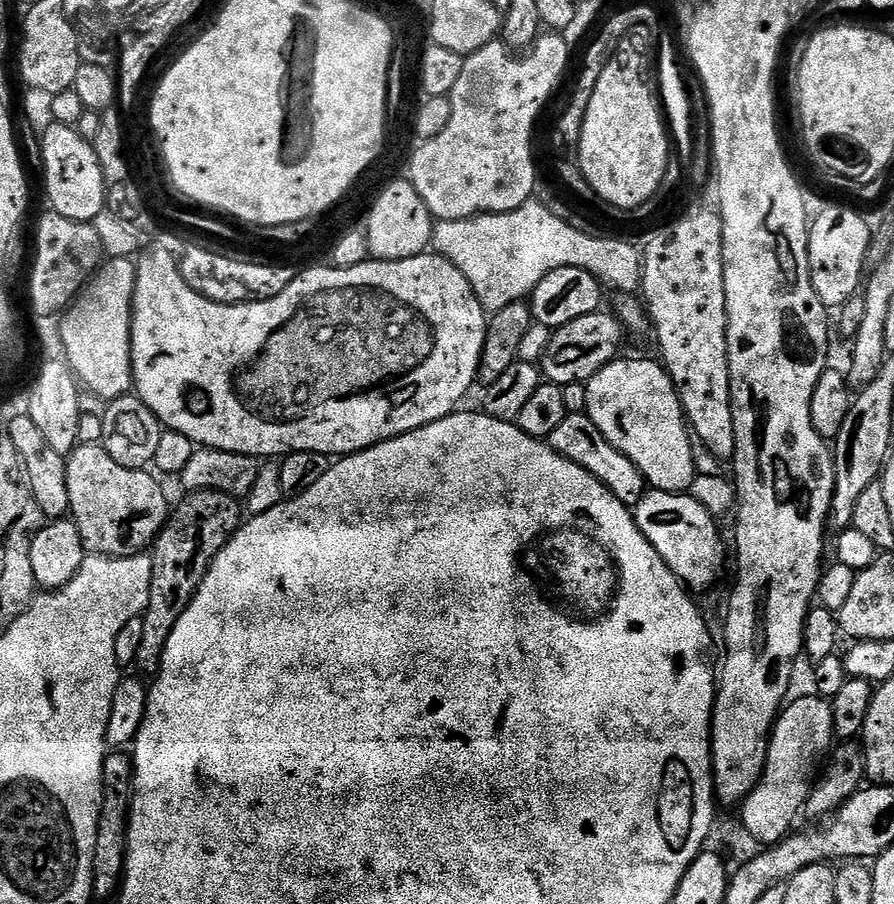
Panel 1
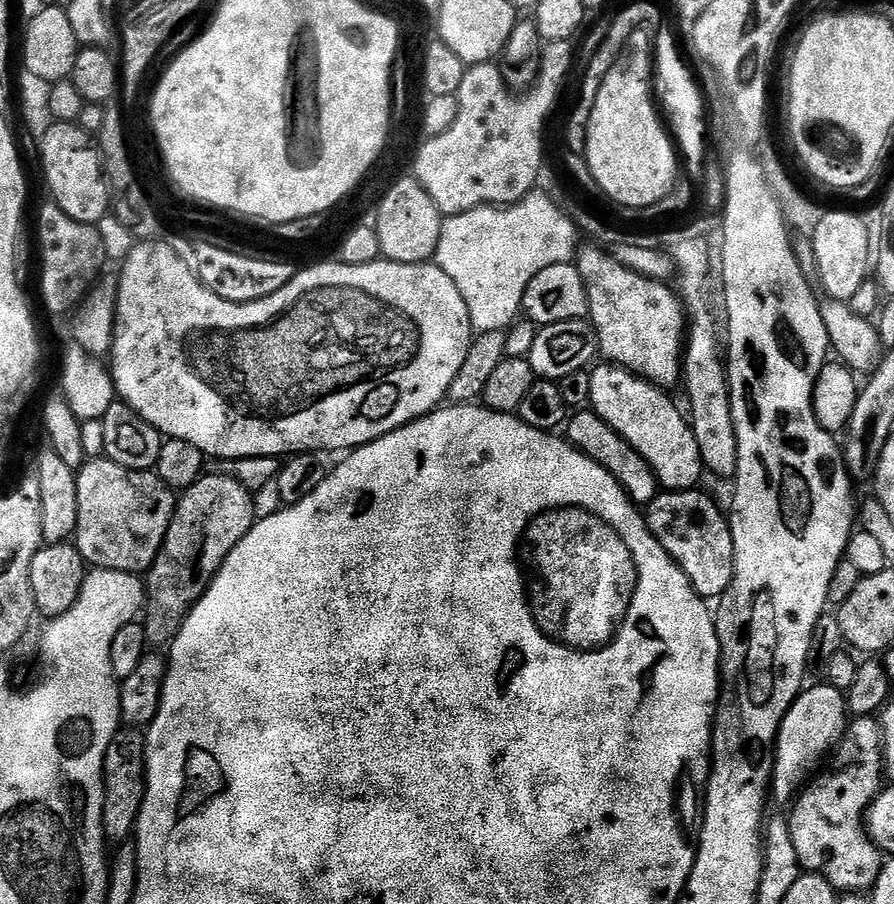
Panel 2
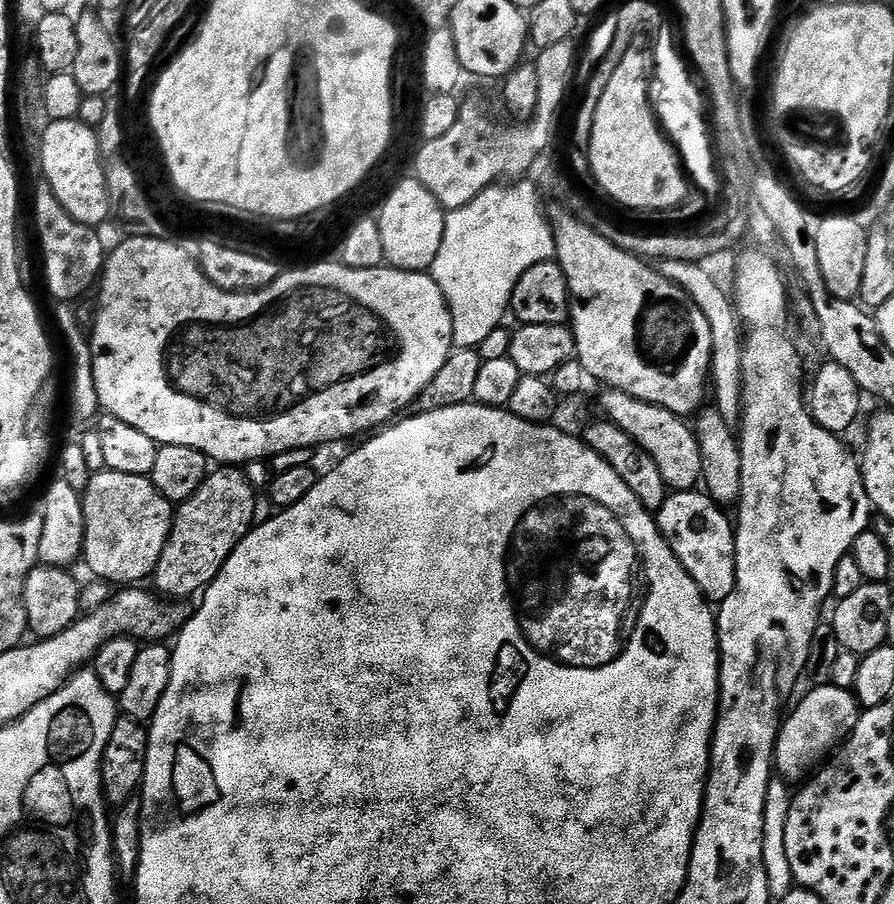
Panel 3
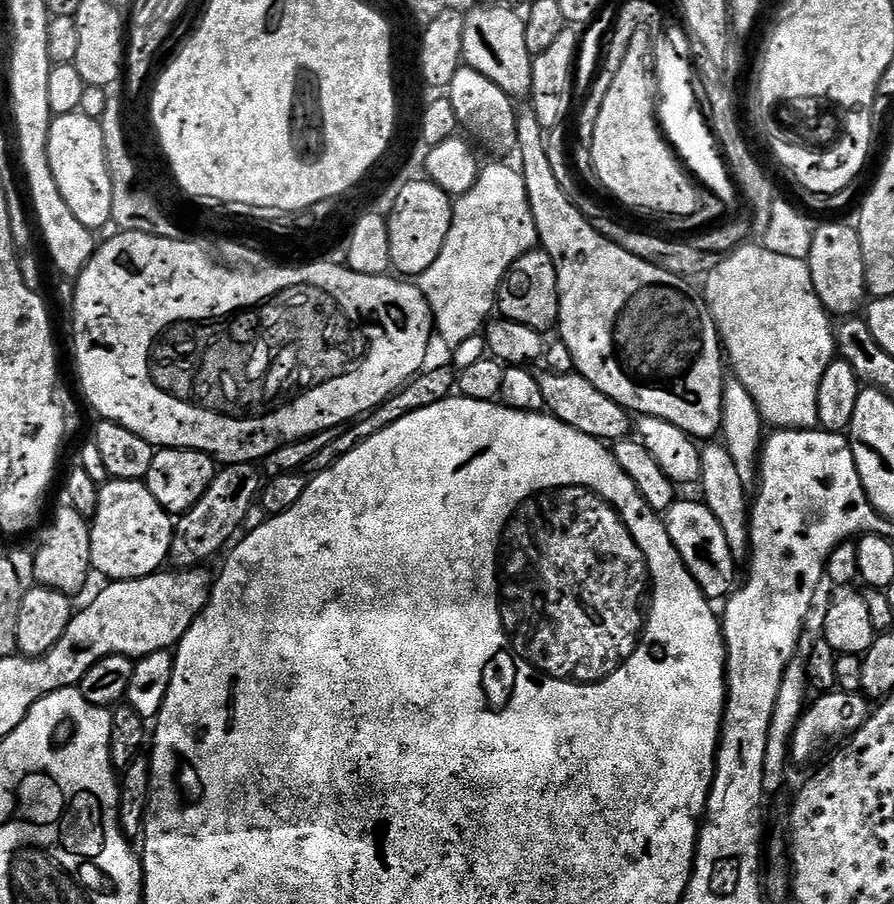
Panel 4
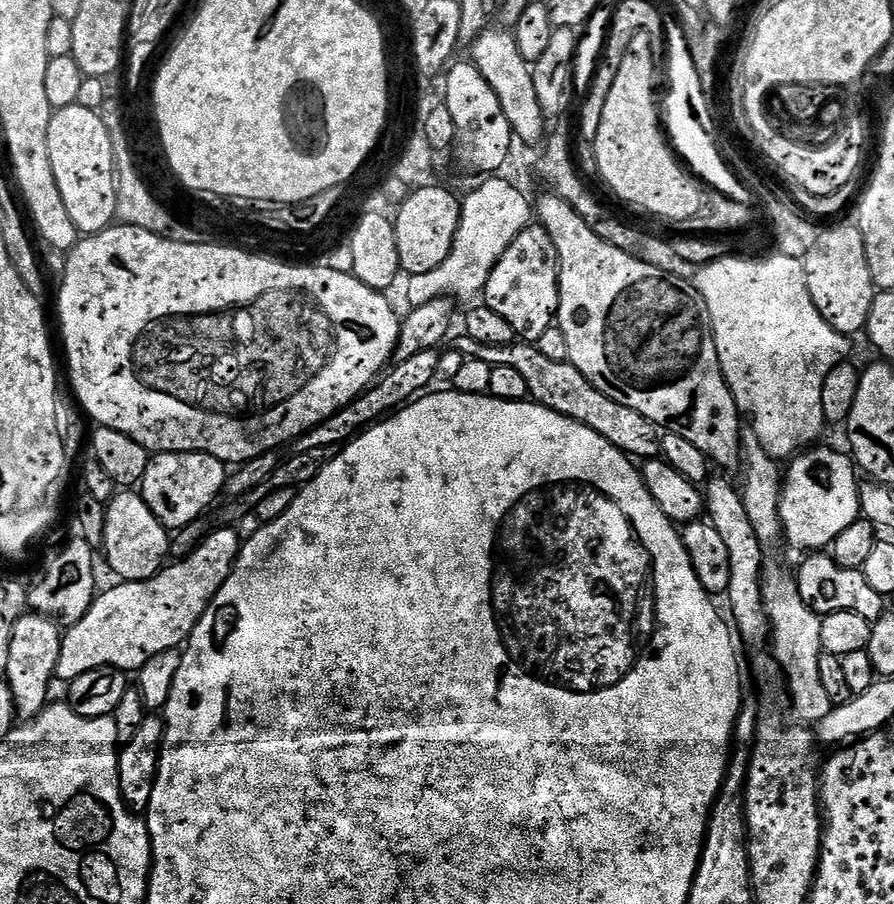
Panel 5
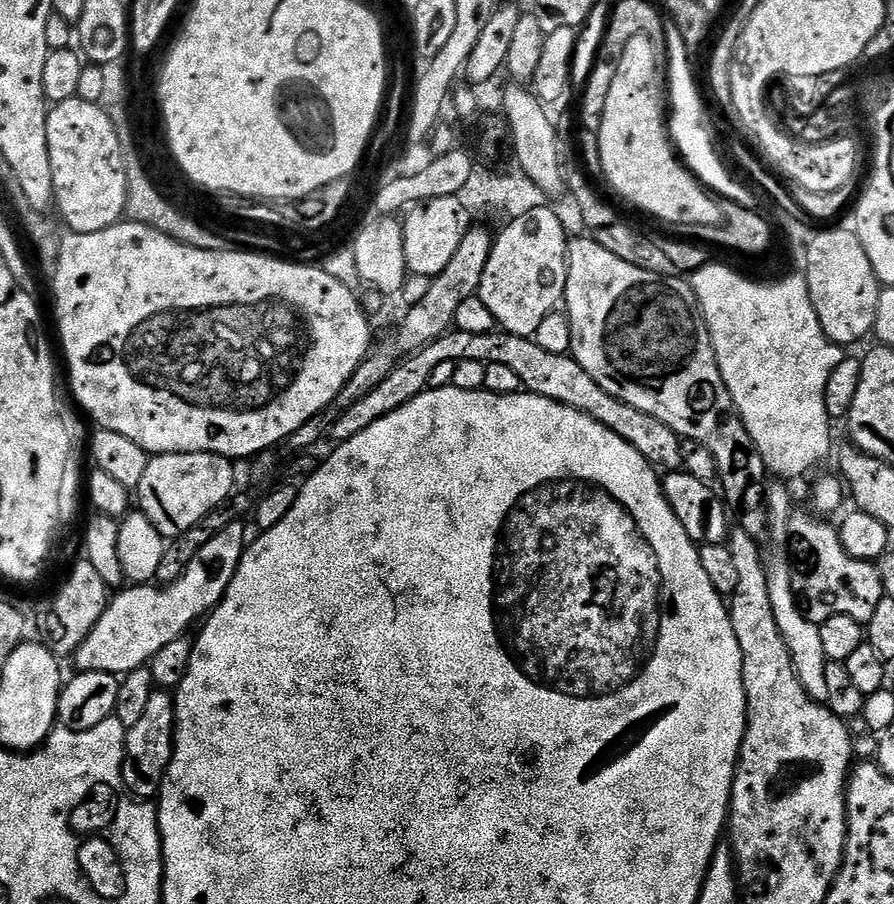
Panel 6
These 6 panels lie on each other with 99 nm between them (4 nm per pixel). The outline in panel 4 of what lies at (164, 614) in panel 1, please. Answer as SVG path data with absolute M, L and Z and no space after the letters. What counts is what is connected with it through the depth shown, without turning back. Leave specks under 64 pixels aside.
M253 463L221 467L206 494L177 519L169 555L171 561L175 561L179 569L188 570L216 555L236 532L239 533L247 510L257 501L261 490L262 474Z

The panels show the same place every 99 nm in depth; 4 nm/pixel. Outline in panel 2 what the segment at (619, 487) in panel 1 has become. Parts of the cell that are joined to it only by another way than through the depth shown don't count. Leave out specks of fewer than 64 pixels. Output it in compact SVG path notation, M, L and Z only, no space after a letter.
M573 411L566 421L567 428L568 443L574 445L579 452L586 454L594 462L598 462L598 466L606 469L619 482L622 490L626 490L626 494L634 503L638 506L651 504L653 498L661 491L661 487L650 462L646 462L646 458L642 458L642 454L638 454L638 450L634 450L630 442L623 440L597 412Z

